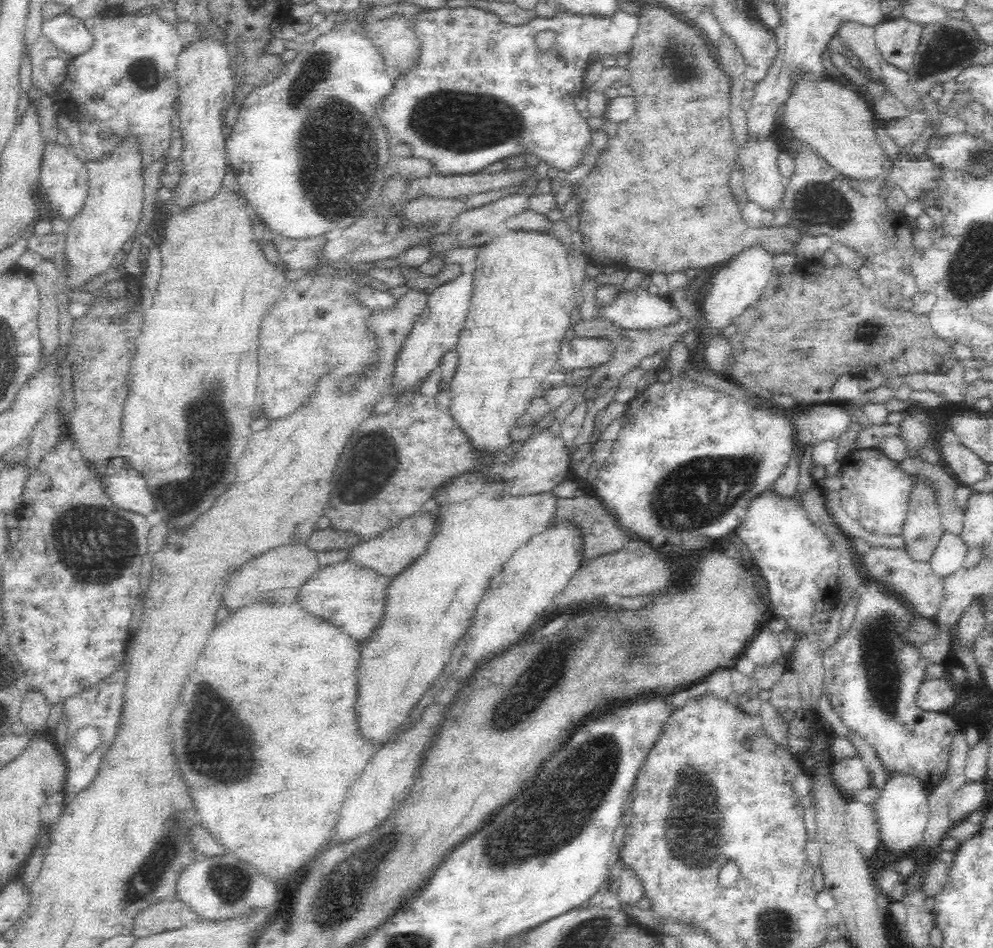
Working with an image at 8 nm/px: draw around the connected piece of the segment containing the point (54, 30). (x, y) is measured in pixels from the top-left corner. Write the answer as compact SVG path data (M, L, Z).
M69 12L45 19L42 32L54 43L58 54L68 61L86 54L96 42L85 22Z

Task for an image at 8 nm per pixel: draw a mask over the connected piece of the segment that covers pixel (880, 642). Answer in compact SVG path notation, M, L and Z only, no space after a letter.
M867 580L850 629L822 654L822 667L825 670L823 691L842 725L864 739L880 760L880 766L889 779L912 775L922 783L928 794L932 794L938 786L942 786L941 782L946 776L952 739L959 725L944 712L936 714L924 711L916 704L917 691L926 679L925 669L929 663L920 656L915 645L904 643L898 637L908 622L910 614L906 612L906 606L882 586Z

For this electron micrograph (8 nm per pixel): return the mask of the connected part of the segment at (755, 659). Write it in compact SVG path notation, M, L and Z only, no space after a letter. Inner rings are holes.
M764 626L757 632L754 640L751 640L748 648L745 648L744 656L748 657L756 668L770 668L784 663L787 654L782 652L777 636Z

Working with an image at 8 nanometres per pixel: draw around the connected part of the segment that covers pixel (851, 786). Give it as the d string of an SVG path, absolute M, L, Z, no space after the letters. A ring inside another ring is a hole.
M861 757L835 761L831 769L835 786L841 793L854 798L860 790L872 787L870 773Z

